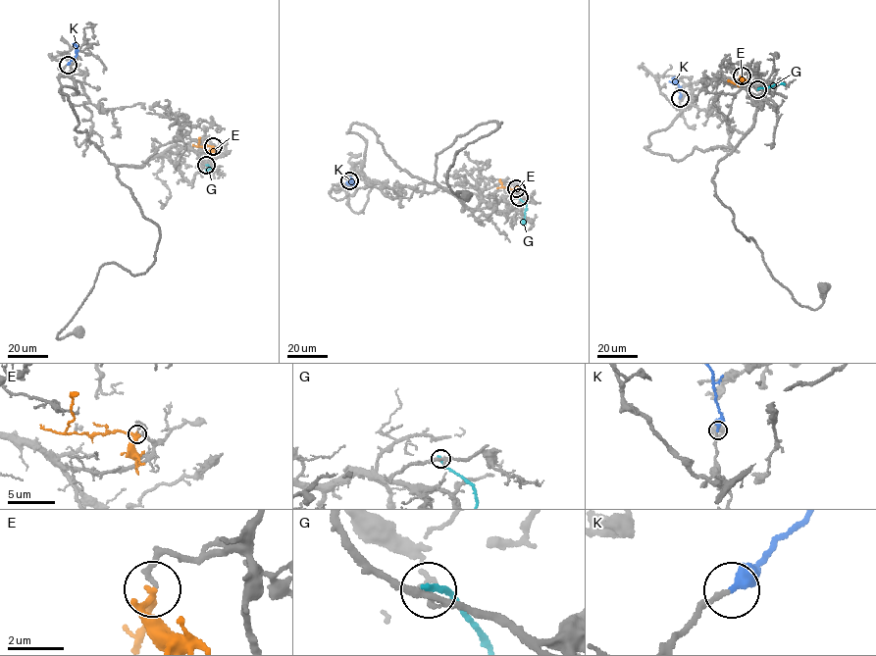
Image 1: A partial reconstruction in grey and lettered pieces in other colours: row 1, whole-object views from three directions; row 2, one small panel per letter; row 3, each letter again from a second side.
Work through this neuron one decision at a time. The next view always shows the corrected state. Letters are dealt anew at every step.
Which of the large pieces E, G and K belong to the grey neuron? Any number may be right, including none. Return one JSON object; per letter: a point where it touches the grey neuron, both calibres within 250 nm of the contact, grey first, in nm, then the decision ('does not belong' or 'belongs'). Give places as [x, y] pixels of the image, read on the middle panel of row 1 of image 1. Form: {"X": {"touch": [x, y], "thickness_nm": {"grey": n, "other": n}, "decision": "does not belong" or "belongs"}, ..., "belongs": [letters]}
{"E": {"touch": [516, 188], "thickness_nm": {"grey": 170, "other": 180}, "decision": "does not belong"}, "G": {"touch": [519, 197], "thickness_nm": {"grey": 200, "other": 240}, "decision": "does not belong"}, "K": {"touch": [349, 180], "thickness_nm": {"grey": 180, "other": 400}, "decision": "belongs"}, "belongs": ["K"]}

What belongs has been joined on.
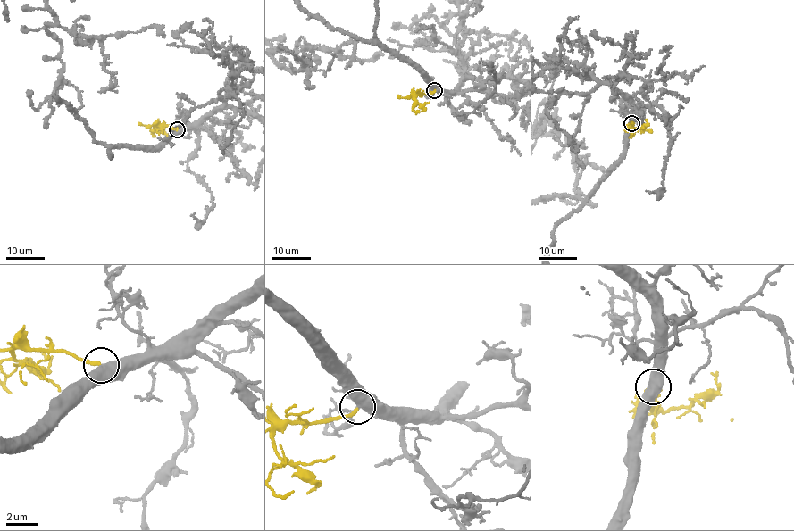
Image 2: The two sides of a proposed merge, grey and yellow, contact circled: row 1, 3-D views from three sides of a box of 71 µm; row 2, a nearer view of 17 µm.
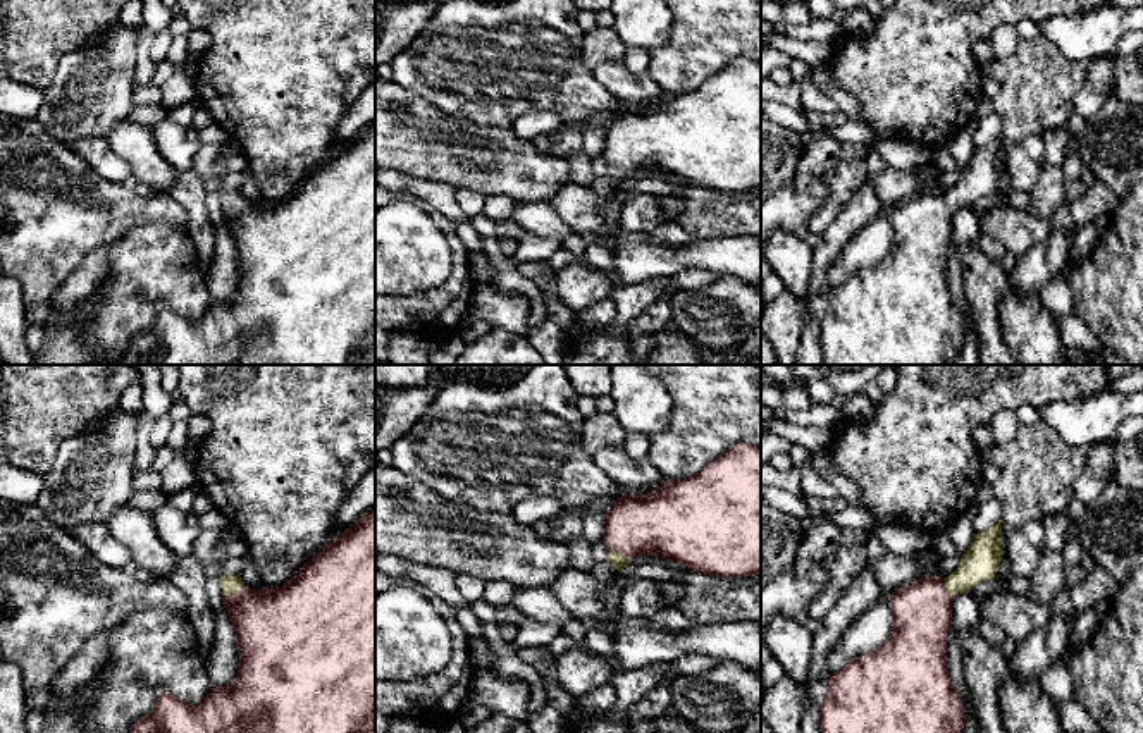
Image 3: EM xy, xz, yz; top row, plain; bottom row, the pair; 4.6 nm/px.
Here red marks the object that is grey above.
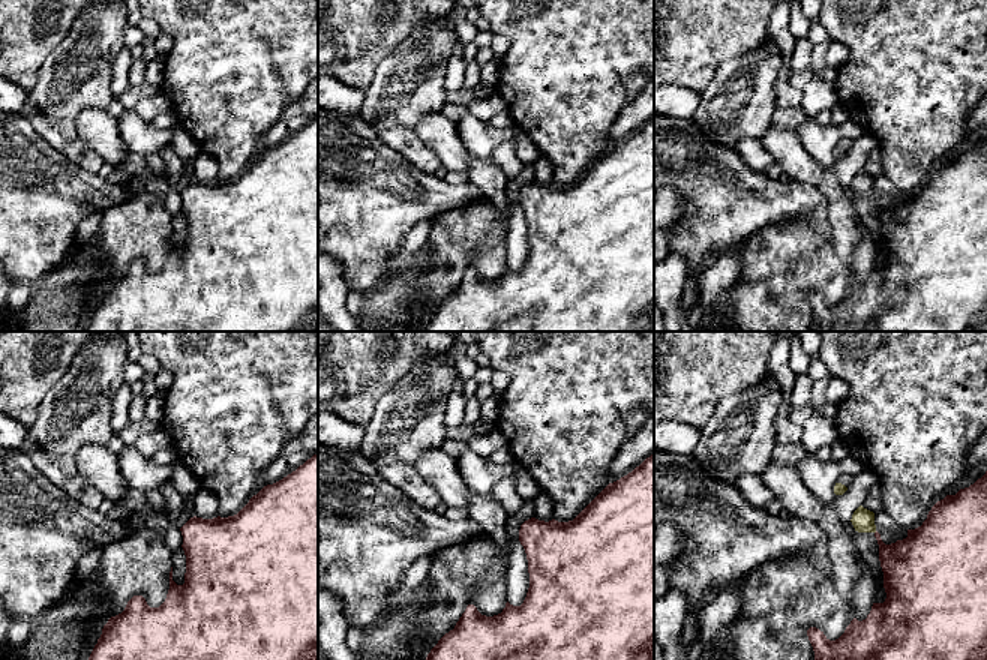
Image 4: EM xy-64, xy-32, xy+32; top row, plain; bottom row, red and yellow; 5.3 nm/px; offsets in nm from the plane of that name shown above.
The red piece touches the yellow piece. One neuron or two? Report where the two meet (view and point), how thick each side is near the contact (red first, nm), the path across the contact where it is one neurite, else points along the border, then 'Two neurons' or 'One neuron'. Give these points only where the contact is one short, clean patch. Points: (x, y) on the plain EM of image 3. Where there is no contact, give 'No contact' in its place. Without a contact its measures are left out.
Touches red at xz (620, 167). Thickness 320 nm (red) against 70 nm. Path across: xz (665, 138), (646, 141), (620, 167), (620, 176). One neuron

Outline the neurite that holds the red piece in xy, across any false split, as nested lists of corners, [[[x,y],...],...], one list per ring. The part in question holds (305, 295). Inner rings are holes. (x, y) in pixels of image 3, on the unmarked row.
[[[375,124],[332,153],[282,201],[251,205],[239,189],[220,193],[224,222],[238,251],[239,277],[227,301],[213,301],[198,318],[160,306],[155,323],[141,332],[117,365],[375,365]]]

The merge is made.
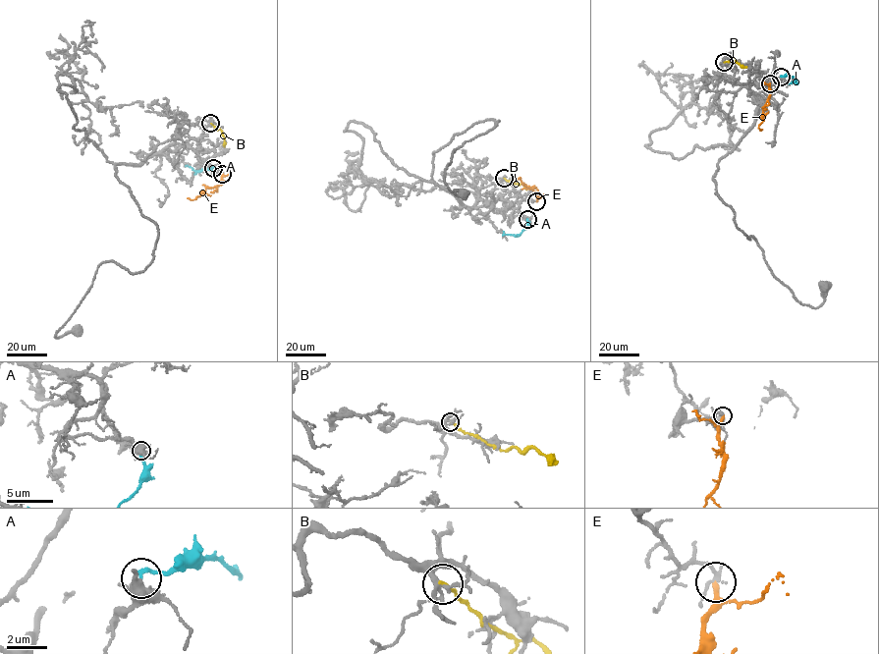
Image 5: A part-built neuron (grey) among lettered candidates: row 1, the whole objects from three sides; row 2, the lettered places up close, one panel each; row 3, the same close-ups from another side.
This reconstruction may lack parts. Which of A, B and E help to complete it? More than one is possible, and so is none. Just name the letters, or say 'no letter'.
no letter

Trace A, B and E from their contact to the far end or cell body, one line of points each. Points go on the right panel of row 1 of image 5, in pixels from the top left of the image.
A: (781, 77), (795, 77), (795, 82), (788, 83)
B: (724, 62), (733, 58), (746, 67)
E: (770, 83), (763, 121), (758, 128), (762, 130)

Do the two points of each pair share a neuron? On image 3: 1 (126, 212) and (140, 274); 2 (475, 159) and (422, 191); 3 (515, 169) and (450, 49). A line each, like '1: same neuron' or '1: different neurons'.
1: different neurons
2: different neurons
3: different neurons

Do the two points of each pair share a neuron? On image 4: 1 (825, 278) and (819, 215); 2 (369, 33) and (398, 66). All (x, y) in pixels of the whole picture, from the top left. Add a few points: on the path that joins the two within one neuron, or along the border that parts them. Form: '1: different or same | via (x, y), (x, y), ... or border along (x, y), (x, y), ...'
1: different | border along (786, 219), (812, 219), (830, 239)
2: different | border along (411, 29), (377, 66), (371, 86)

